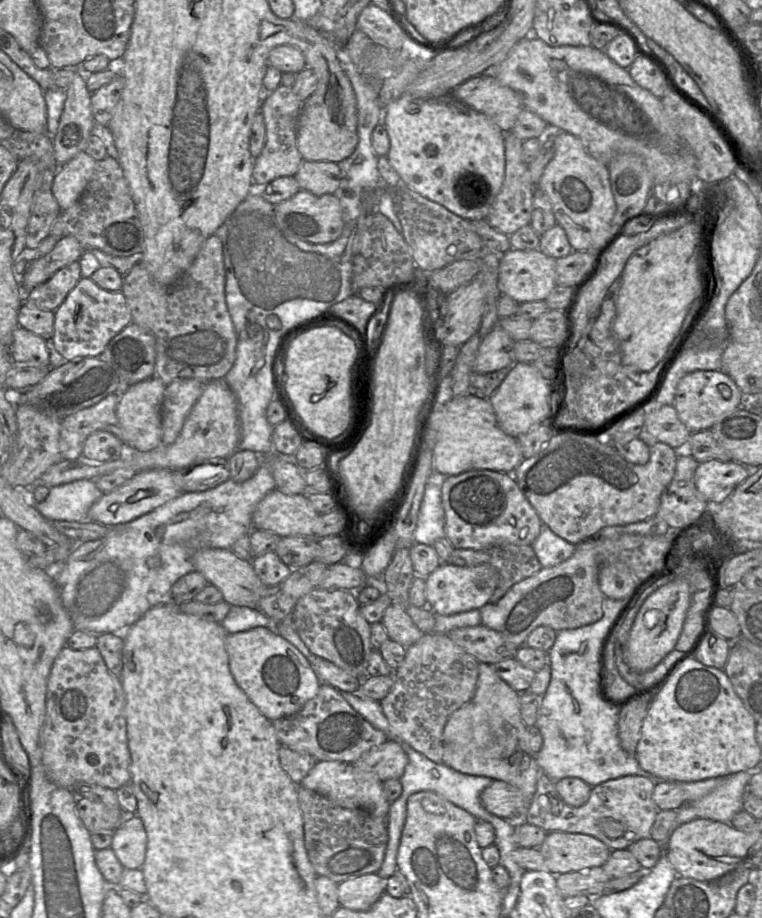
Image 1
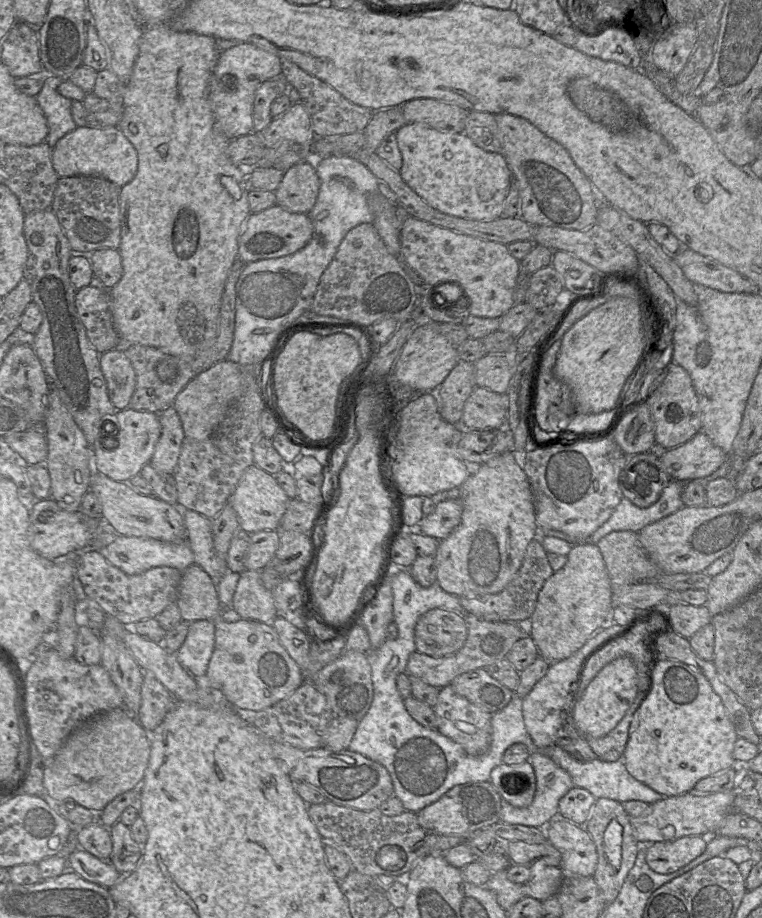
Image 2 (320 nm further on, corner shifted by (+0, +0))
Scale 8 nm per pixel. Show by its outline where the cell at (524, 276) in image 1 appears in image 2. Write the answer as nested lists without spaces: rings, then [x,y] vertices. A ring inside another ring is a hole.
[[[412,216],[407,217],[402,224],[400,245],[400,260],[420,276],[426,287],[436,288],[448,282],[456,283],[460,287],[462,295],[459,300],[467,297],[469,315],[500,318],[514,306],[513,293],[520,272],[520,261],[510,254],[507,245],[460,234]]]

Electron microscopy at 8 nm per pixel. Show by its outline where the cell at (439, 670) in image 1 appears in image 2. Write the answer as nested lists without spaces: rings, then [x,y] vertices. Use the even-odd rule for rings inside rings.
[[[451,685],[439,689],[433,710],[437,716],[439,733],[461,745],[468,755],[481,756],[488,752],[492,742],[492,714],[458,695]]]

